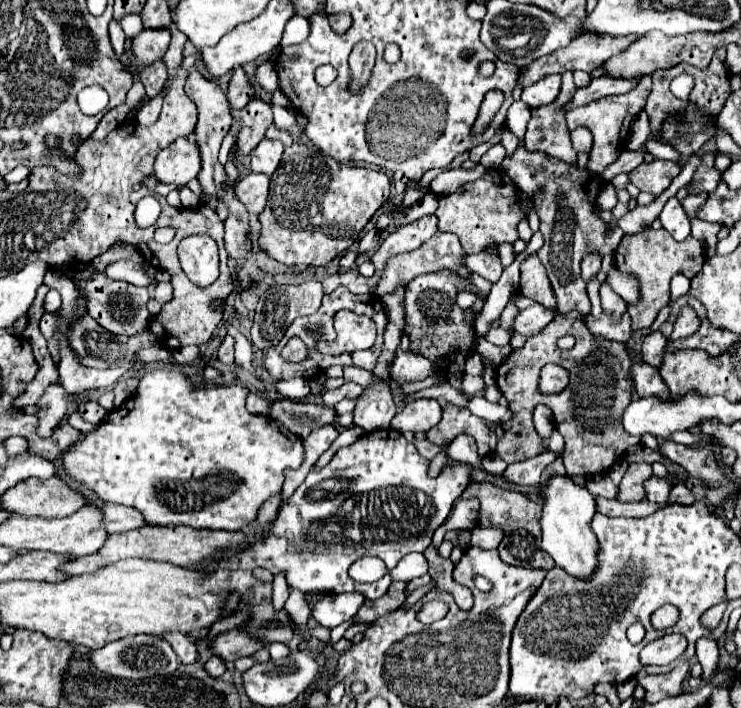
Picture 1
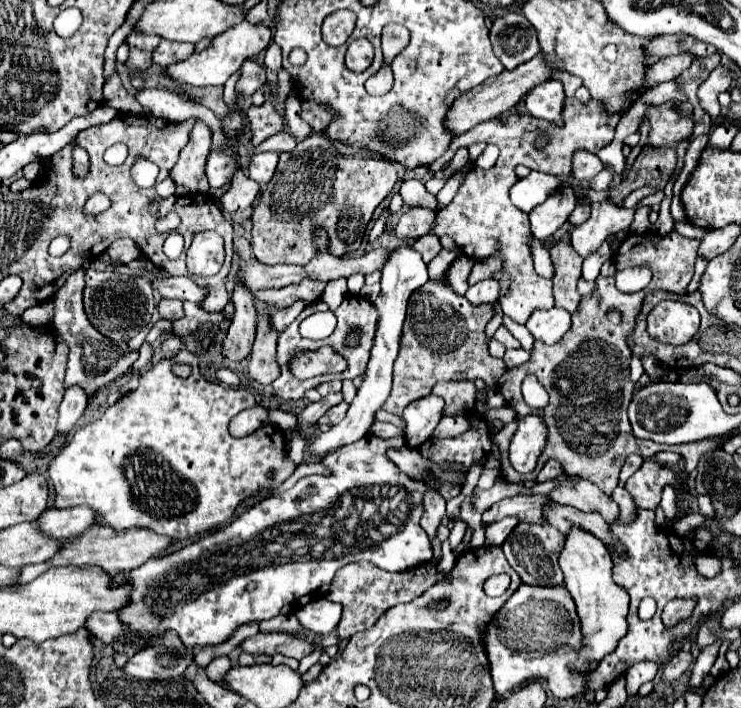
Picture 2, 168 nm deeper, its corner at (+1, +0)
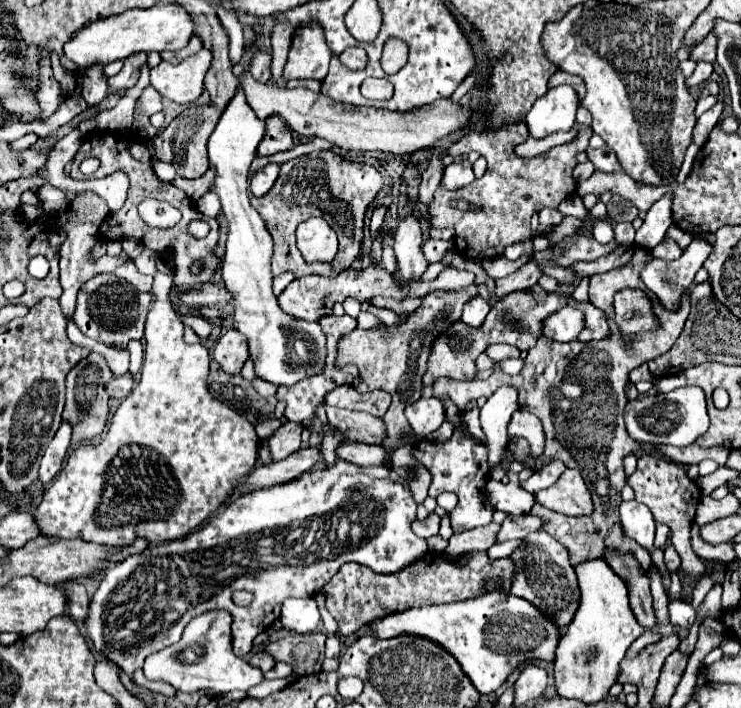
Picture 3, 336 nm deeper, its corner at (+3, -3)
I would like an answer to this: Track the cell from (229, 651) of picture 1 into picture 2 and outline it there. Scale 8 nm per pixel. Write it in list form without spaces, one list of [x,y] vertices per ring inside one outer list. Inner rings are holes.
[[[259,632],[253,638],[247,638],[243,642],[243,652],[269,654],[269,656],[283,654],[283,656],[289,656],[295,660],[301,660],[303,656],[311,654],[313,650],[315,650],[315,646],[309,640],[303,640],[303,646],[301,646],[301,638],[297,638],[293,634],[285,634],[285,632],[279,632],[279,634]]]

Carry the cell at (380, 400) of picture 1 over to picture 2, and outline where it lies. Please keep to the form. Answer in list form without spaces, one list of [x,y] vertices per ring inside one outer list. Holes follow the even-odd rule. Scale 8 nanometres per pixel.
[[[401,244],[397,248],[391,250],[389,260],[383,268],[383,278],[381,278],[381,294],[375,300],[375,308],[379,310],[379,330],[375,332],[375,344],[371,348],[371,358],[367,364],[367,372],[363,376],[363,384],[357,390],[357,396],[353,400],[353,404],[349,406],[349,412],[345,416],[345,420],[341,420],[337,426],[331,426],[329,432],[321,432],[315,434],[309,440],[307,452],[311,456],[323,458],[327,456],[331,450],[337,450],[345,444],[357,442],[359,438],[367,436],[369,426],[375,422],[373,416],[375,412],[383,406],[383,402],[389,398],[391,394],[391,376],[393,376],[393,362],[397,358],[399,352],[399,338],[401,338],[401,326],[405,320],[405,310],[407,310],[407,300],[409,296],[421,288],[425,282],[429,280],[427,276],[427,264],[423,262],[423,258],[419,256],[417,250],[413,250],[411,244]]]

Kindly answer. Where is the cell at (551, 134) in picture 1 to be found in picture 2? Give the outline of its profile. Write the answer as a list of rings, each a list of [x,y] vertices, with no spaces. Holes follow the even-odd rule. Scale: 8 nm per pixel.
[[[553,72],[553,76],[551,76],[551,78],[553,78],[553,80],[563,82],[563,86],[565,86],[565,94],[567,94],[567,96],[573,96],[573,94],[575,94],[575,90],[581,86],[581,80],[579,80],[577,76],[567,74],[567,72]]]

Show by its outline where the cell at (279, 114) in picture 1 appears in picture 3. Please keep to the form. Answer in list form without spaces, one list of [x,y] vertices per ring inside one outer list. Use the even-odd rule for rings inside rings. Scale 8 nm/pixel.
[[[313,23],[305,29],[297,29],[293,35],[289,59],[283,71],[283,79],[317,79],[323,81],[329,69],[331,51],[325,45],[323,29]]]

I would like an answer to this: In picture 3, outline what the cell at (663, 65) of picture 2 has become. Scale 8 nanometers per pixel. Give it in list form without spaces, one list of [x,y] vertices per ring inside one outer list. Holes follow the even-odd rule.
[[[707,35],[705,41],[701,41],[697,47],[691,49],[689,59],[699,63],[699,61],[715,61],[715,47],[717,47],[717,39],[713,35]]]

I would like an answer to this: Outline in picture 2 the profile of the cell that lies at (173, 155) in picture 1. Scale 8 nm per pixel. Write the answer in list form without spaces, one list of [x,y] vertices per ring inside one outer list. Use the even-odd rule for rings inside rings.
[[[197,120],[191,134],[189,144],[181,150],[177,164],[171,170],[171,178],[177,186],[185,186],[191,192],[207,194],[205,184],[205,162],[211,149],[211,136],[213,132],[203,120]]]

